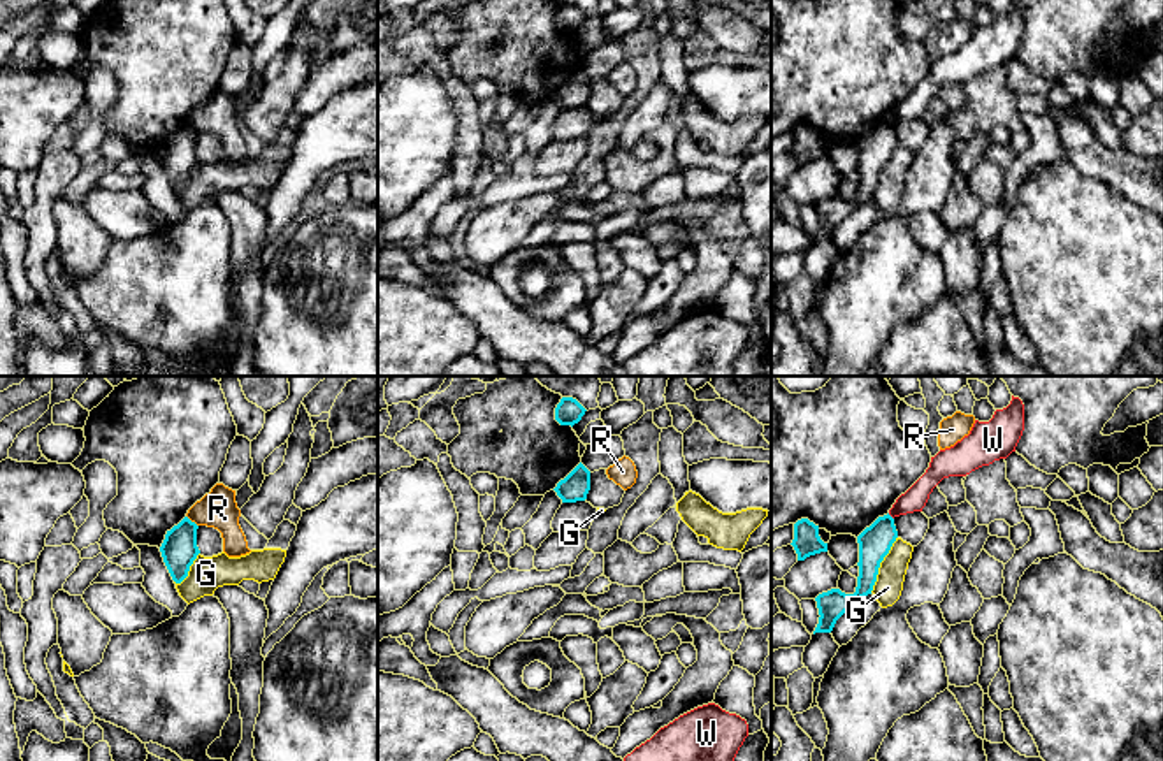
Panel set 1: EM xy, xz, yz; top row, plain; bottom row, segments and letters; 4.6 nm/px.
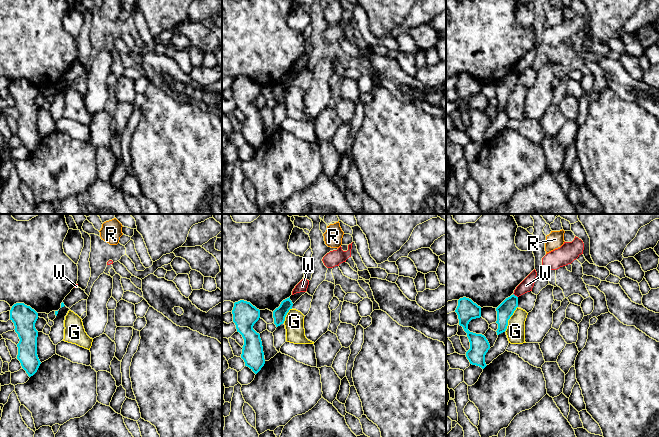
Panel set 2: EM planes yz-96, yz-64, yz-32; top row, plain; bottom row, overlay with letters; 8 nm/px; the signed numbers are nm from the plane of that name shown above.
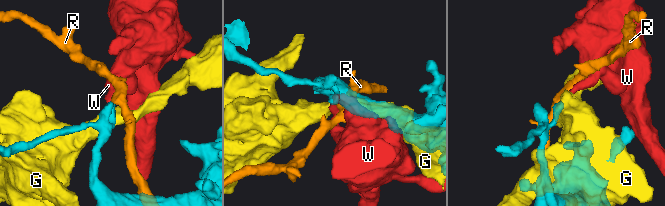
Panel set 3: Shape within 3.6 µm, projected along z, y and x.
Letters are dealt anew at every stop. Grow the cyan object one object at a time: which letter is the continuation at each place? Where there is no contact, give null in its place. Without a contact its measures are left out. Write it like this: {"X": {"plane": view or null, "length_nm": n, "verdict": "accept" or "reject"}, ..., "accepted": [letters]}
{"G": {"plane": "yz", "length_nm": 280, "verdict": "reject"}, "R": {"plane": "xy", "length_nm": 80, "verdict": "reject"}, "W": {"plane": "yz", "length_nm": 40, "verdict": "reject"}, "accepted": []}

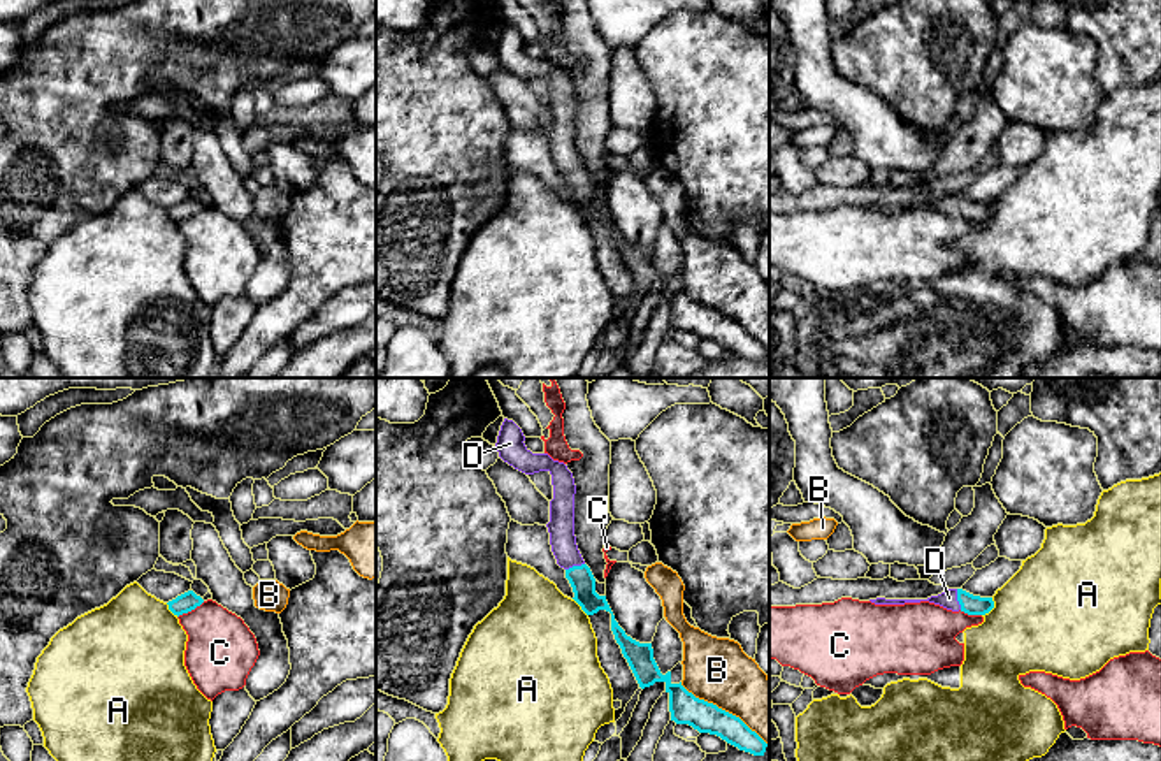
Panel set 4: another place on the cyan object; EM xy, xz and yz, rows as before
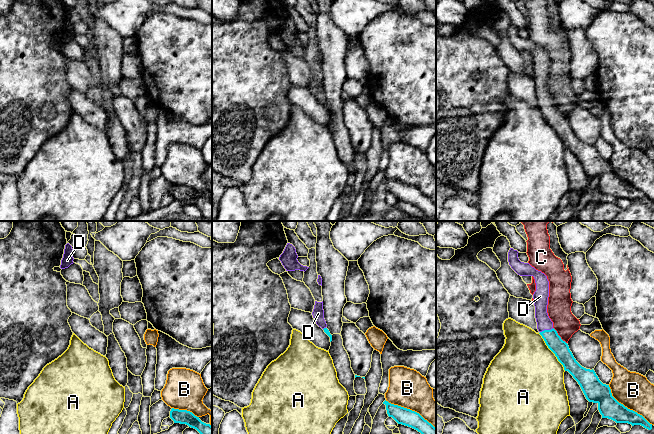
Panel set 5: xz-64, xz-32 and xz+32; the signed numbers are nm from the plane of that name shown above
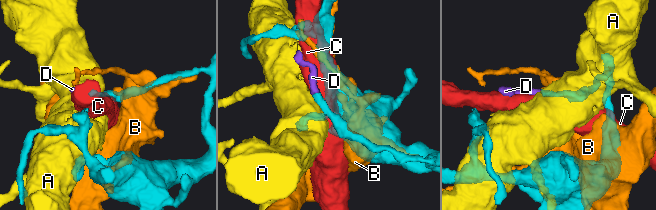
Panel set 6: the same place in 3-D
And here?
{"A": {"plane": "yz", "length_nm": 100, "verdict": "reject"}, "B": {"plane": "xz", "length_nm": 480, "verdict": "reject"}, "C": {"plane": "xy", "length_nm": 150, "verdict": "reject"}, "D": {"plane": "yz", "length_nm": 100, "verdict": "accept"}, "accepted": ["D"]}

